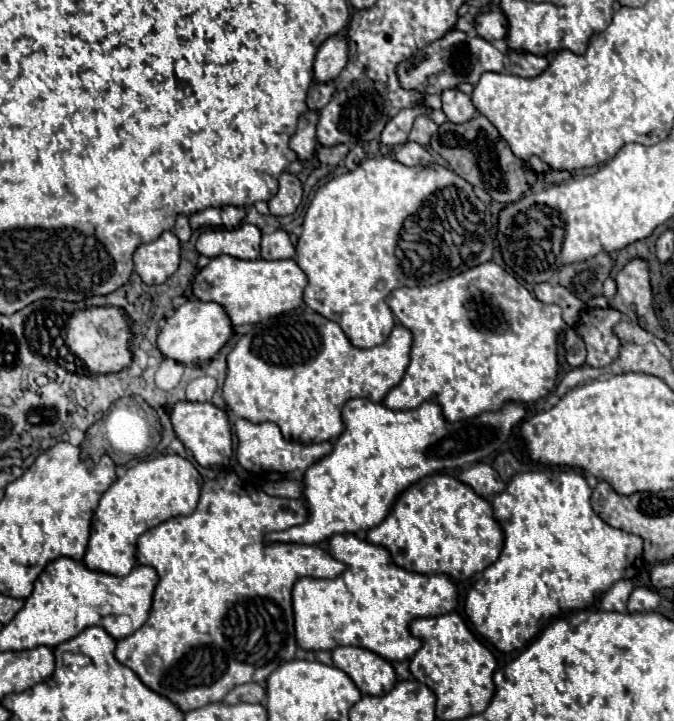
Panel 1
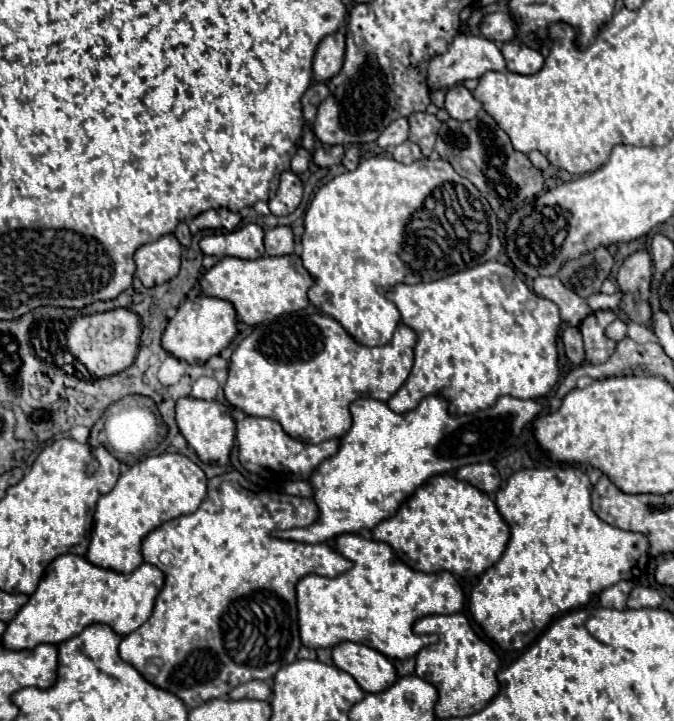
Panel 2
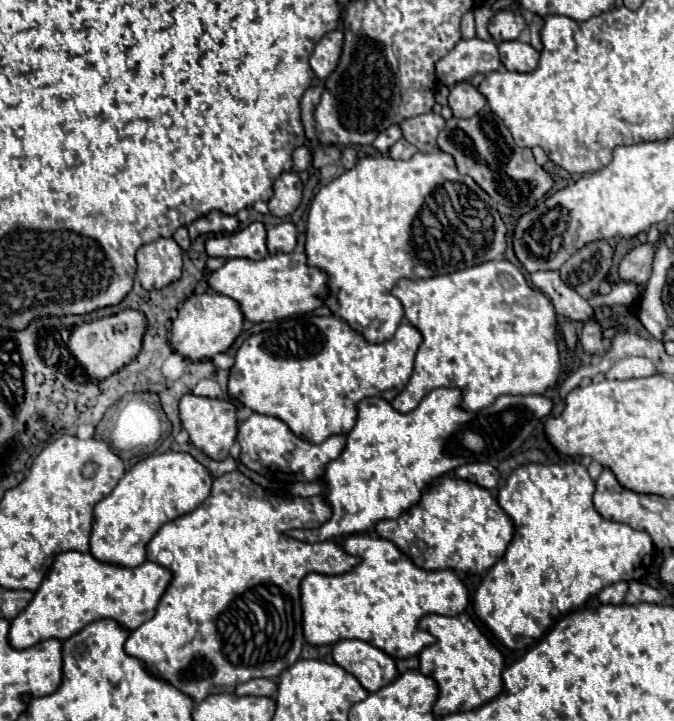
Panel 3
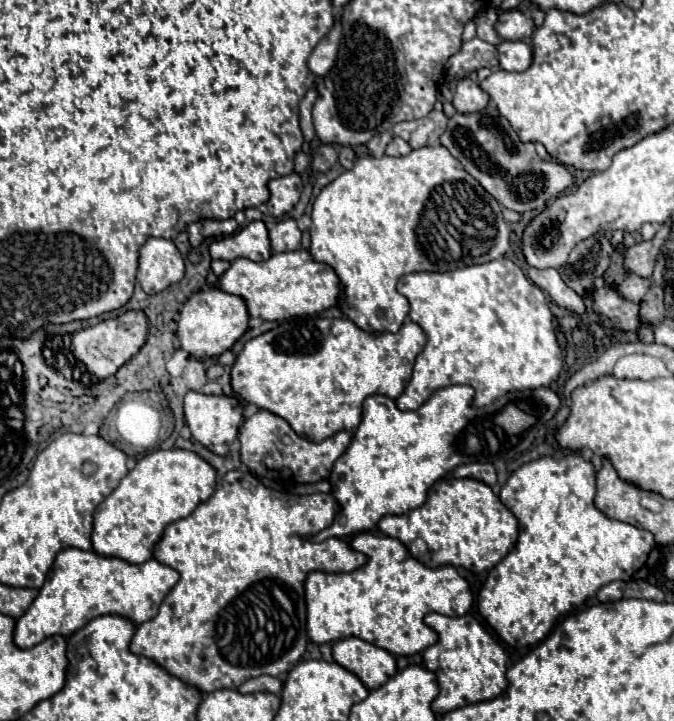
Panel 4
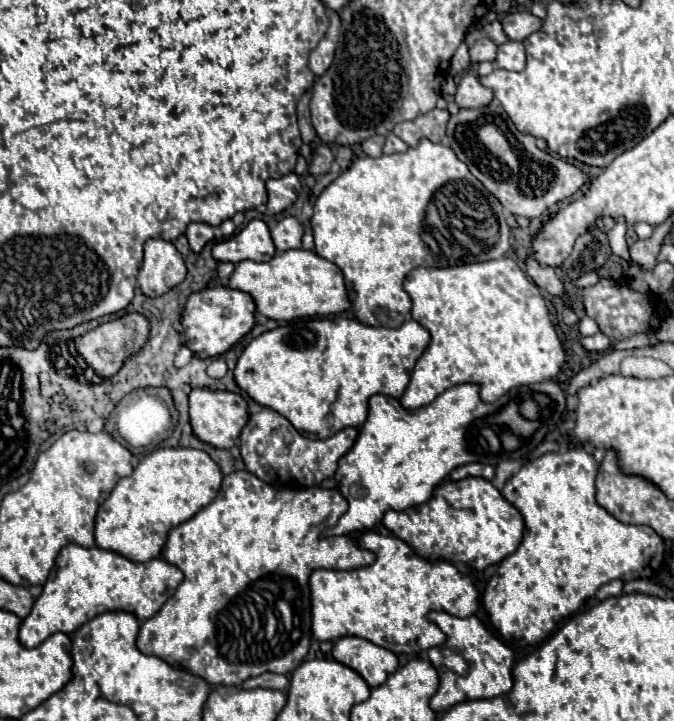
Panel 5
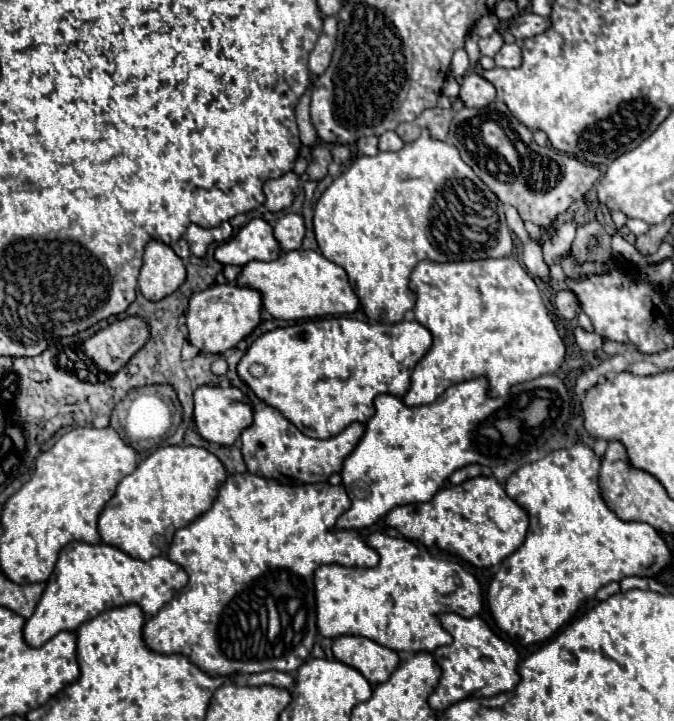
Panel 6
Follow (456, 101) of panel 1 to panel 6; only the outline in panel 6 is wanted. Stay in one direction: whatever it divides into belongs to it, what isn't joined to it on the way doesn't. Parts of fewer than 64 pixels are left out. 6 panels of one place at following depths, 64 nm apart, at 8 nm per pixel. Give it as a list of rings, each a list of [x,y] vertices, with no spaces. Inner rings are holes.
[[[470,72],[464,76],[460,86],[460,100],[472,108],[484,108],[496,98],[496,88],[484,80],[478,72]]]

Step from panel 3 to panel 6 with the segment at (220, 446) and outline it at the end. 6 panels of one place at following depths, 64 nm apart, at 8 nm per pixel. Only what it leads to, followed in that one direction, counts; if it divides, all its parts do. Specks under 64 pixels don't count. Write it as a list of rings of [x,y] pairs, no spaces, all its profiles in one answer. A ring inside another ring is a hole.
[[[200,386],[194,392],[194,422],[200,436],[208,442],[232,446],[244,428],[252,424],[254,410],[250,406],[248,396],[238,388],[220,388],[220,386]]]

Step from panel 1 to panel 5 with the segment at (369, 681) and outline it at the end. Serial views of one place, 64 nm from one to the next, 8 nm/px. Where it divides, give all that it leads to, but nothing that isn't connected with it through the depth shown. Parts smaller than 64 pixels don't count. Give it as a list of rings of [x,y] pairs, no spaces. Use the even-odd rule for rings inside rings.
[[[358,636],[338,638],[334,642],[332,656],[344,666],[356,670],[370,688],[384,684],[384,680],[398,668],[394,652]]]

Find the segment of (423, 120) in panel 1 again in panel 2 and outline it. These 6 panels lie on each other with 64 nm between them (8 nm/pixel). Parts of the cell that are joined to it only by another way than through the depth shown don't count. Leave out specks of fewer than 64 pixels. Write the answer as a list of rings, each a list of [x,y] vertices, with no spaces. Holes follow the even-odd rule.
[[[426,112],[412,114],[408,118],[408,122],[410,122],[408,140],[418,144],[424,156],[430,156],[432,150],[434,150],[434,142],[436,142],[436,136],[438,136],[438,130],[440,130],[442,122],[436,116],[426,114]]]

